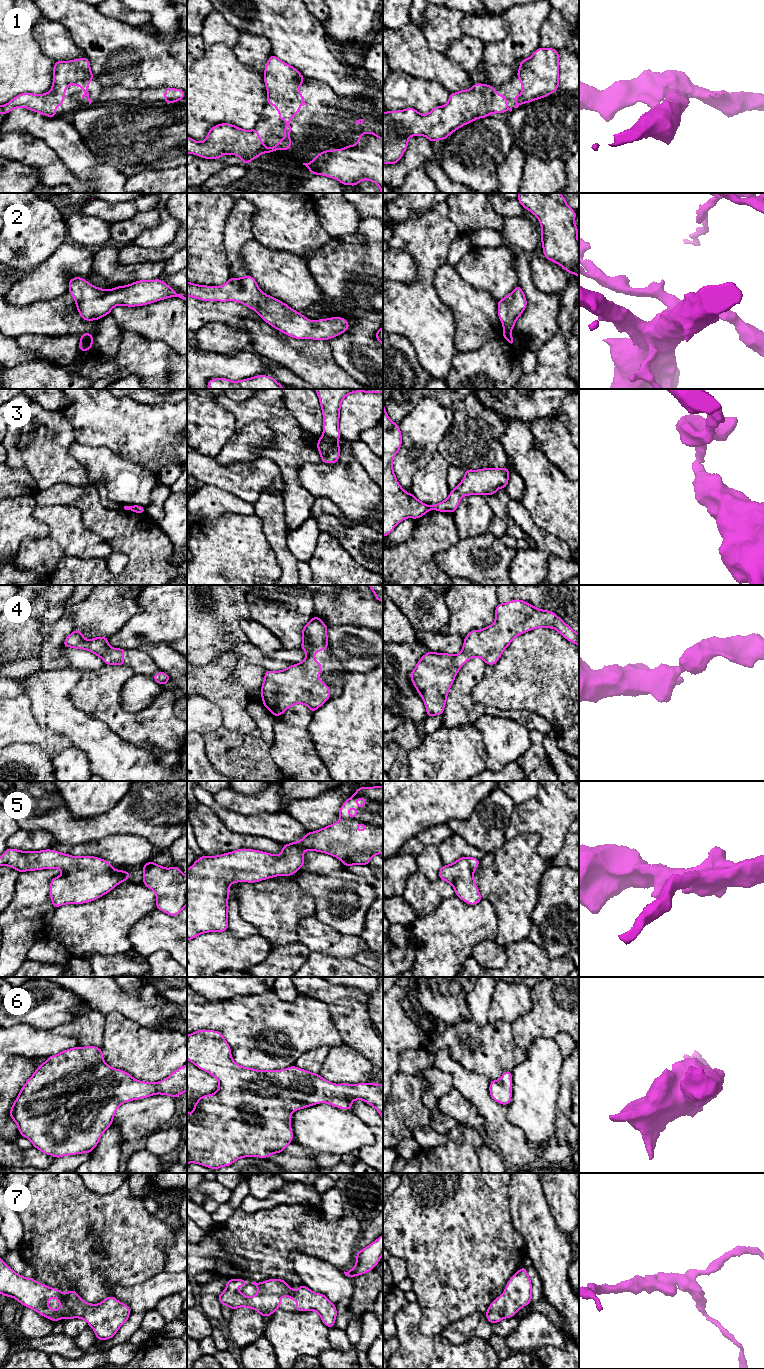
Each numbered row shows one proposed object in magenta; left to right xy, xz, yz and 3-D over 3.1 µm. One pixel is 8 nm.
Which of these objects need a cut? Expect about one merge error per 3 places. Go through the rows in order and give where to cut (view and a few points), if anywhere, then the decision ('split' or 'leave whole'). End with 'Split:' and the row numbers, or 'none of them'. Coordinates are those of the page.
1: cut none; leave whole
2: cut none; leave whole
3: cut xz (323, 434), (334, 441); split
4: cut none; leave whole
5: cut none; leave whole
6: cut none; leave whole
7: cut none; leave whole
Split: 3

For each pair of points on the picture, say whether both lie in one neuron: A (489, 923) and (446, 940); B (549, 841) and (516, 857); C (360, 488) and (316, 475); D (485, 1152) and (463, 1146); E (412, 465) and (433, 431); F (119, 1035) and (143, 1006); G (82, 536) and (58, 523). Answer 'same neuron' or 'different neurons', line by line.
A: same neuron
B: different neurons
C: same neuron
D: different neurons
E: same neuron
F: different neurons
G: same neuron

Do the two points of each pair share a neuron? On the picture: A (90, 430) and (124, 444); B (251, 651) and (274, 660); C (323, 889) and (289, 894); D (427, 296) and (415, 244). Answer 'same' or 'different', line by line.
A: same
B: same
C: different
D: same

